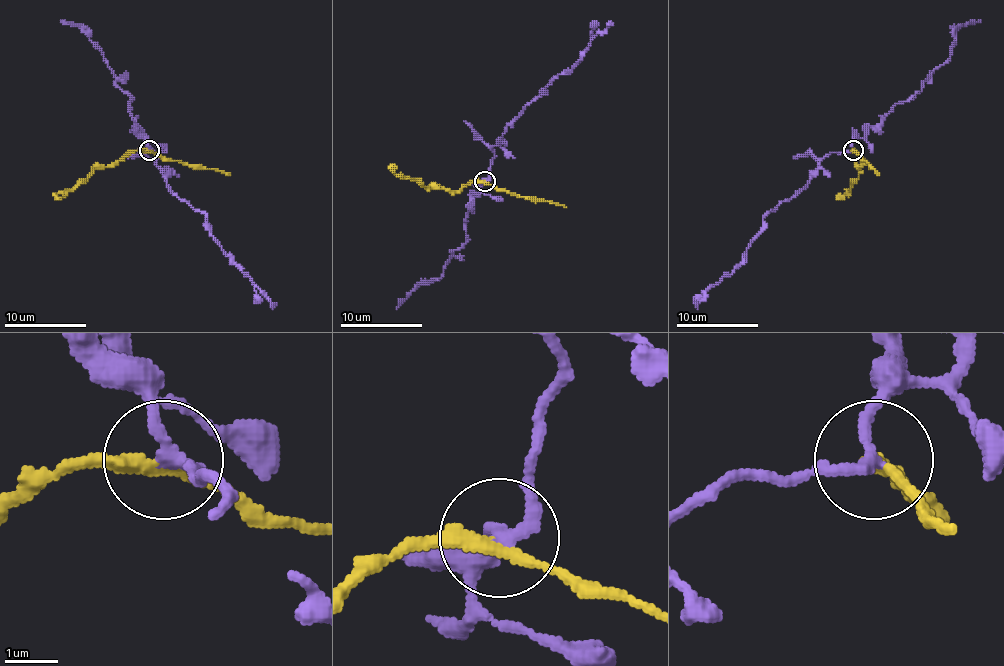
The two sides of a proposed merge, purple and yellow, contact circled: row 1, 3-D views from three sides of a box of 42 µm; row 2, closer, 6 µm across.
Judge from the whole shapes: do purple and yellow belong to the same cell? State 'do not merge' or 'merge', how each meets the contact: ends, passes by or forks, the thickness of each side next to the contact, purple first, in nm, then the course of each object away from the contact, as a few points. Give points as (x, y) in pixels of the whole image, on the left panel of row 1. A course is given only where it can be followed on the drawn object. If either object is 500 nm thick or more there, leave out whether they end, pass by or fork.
do not merge | purple passes by | yellow passes by | 240/240 nm | purple via (148, 150), (158, 156), (156, 162), (167, 185), (205, 215), (209, 234), (274, 303) | yellow via (148, 150), (134, 150), (122, 160), (97, 167), (71, 189), (61, 191), (57, 195), (59, 199)

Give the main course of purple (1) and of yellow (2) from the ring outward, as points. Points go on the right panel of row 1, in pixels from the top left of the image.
1: (852, 150), (832, 152), (820, 162), (805, 185), (765, 215), (746, 258), (694, 303)
2: (852, 150), (862, 160), (860, 173), (836, 199)

